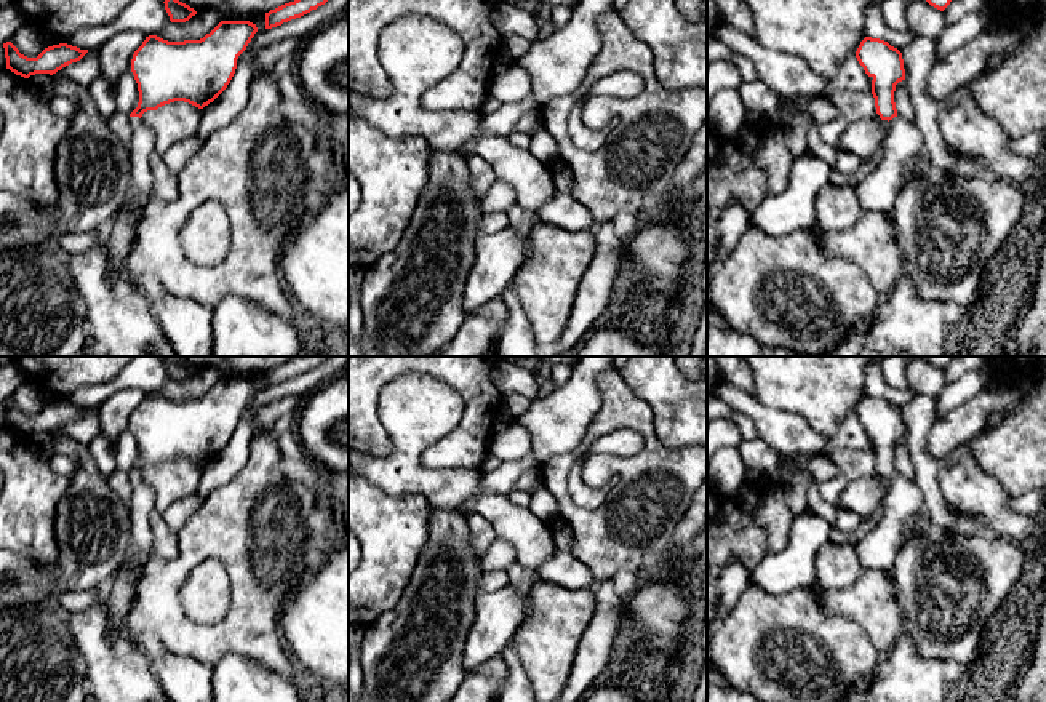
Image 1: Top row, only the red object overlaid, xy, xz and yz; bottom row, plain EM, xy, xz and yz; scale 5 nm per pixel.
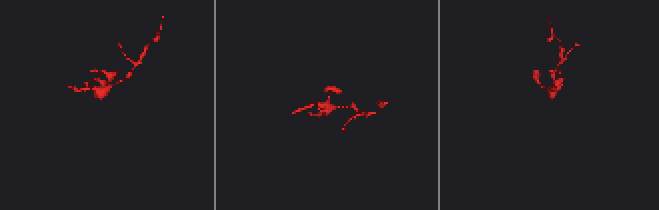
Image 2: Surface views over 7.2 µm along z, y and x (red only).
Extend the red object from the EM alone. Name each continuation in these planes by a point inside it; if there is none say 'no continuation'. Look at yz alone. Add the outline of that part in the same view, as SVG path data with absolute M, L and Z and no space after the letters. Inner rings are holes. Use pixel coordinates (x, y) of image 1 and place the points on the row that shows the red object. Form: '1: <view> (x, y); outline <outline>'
1: yz (904, 143); outline M897 115L889 120L884 146L881 162L854 187L854 193L864 211L883 213L894 221L905 170L924 160L924 139L915 122Z

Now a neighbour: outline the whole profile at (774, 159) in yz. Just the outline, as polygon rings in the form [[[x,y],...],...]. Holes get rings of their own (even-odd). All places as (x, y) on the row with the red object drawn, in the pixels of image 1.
[[[768,131],[761,149],[753,157],[753,165],[765,171],[769,193],[776,195],[787,189],[793,160],[784,136]]]

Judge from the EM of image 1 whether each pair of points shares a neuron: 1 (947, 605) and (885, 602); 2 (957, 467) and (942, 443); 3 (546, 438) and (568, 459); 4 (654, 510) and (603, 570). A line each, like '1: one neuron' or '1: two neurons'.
1: two neurons
2: two neurons
3: two neurons
4: one neuron

